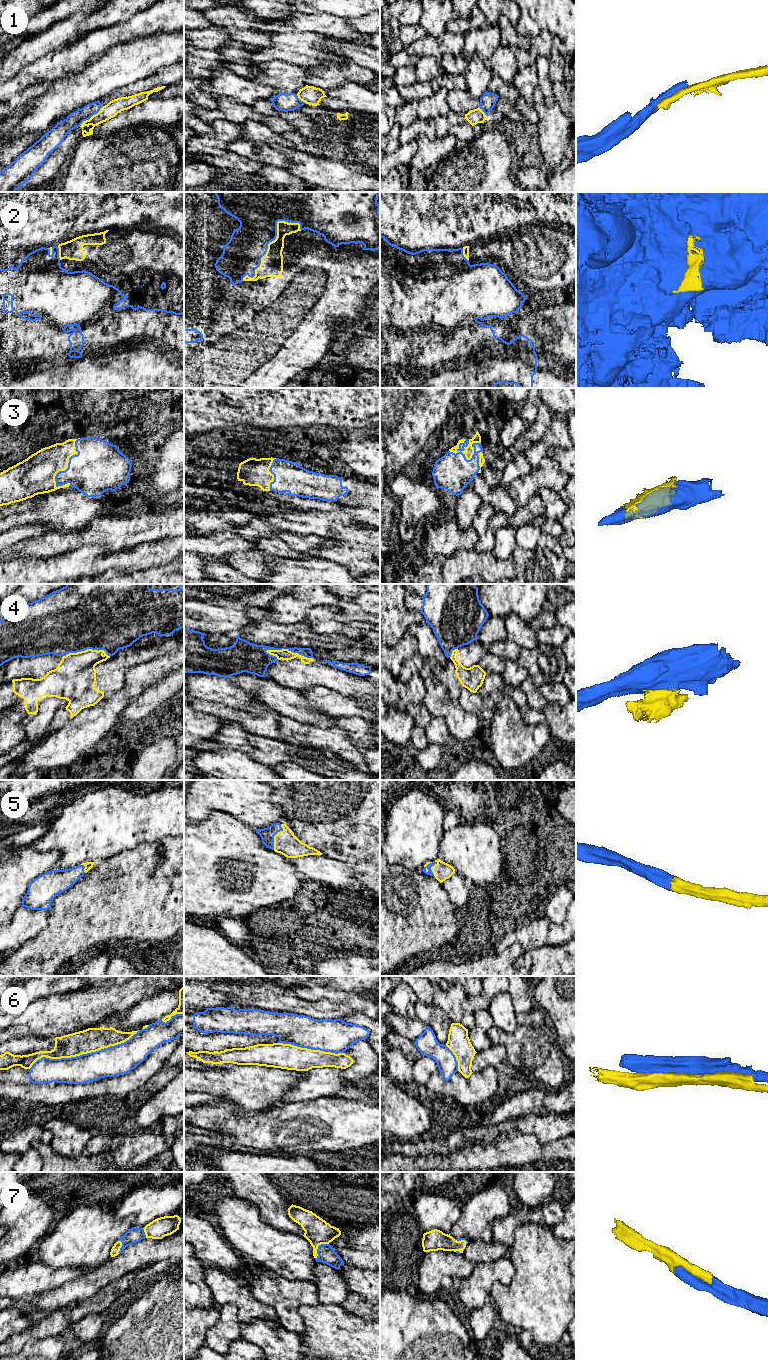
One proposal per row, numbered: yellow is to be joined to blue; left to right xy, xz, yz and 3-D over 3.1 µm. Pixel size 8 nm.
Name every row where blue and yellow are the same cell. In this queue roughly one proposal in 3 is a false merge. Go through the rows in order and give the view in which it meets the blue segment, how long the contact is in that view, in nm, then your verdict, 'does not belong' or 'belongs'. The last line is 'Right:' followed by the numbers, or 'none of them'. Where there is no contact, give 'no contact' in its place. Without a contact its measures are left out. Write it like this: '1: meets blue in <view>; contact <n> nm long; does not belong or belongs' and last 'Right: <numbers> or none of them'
1: meets blue in xy; contact 260 nm long; does not belong
2: meets blue in xz; contact 650 nm long; does not belong
3: meets blue in yz; contact 260 nm long; belongs
4: meets blue in xy; contact 380 nm long; does not belong
5: meets blue in xz; contact 220 nm long; belongs
6: meets blue in xy; contact 950 nm long; does not belong
7: meets blue in xz; contact 170 nm long; belongs
Right: 3, 5, 7

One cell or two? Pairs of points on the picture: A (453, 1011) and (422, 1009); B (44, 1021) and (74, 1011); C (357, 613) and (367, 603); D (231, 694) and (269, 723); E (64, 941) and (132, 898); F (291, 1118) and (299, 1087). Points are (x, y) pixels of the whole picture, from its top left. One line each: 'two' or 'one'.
A: two
B: one
C: two
D: two
E: one
F: two

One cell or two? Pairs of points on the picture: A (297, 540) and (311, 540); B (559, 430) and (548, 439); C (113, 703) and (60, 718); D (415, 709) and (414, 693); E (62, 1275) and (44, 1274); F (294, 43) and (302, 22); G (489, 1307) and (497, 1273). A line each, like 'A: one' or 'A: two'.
A: one
B: one
C: two
D: two
E: one
F: two
G: two

